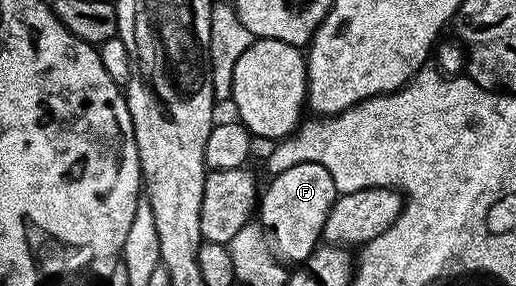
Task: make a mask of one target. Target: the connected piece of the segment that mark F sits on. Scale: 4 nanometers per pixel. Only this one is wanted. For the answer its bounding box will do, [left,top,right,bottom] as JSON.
[256,160,340,263]

